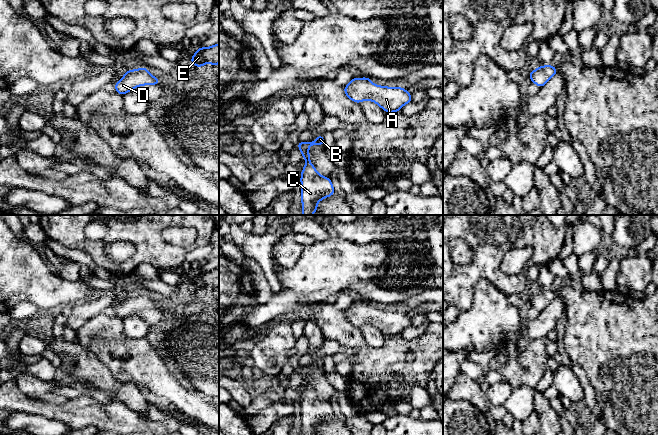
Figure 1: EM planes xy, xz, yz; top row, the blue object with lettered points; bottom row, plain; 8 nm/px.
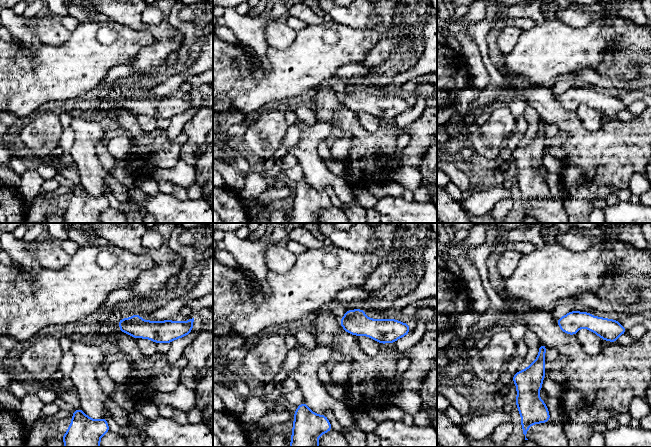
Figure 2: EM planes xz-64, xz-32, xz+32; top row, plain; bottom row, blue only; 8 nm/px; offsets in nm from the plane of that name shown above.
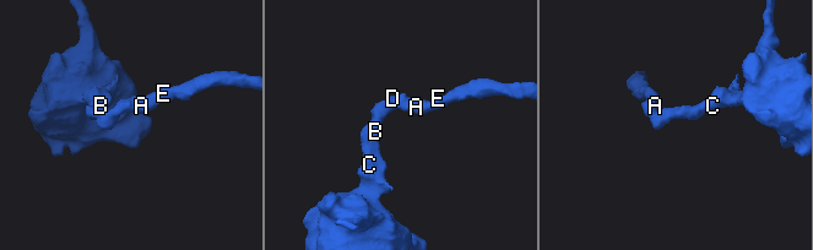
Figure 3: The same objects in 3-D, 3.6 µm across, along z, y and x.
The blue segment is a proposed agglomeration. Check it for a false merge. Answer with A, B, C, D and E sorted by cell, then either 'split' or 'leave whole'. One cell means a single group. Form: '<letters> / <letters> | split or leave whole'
A B C D E | leave whole

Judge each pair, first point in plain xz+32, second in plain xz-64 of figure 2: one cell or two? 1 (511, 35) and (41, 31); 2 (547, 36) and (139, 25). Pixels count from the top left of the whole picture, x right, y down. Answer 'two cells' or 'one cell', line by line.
1: one cell
2: two cells

